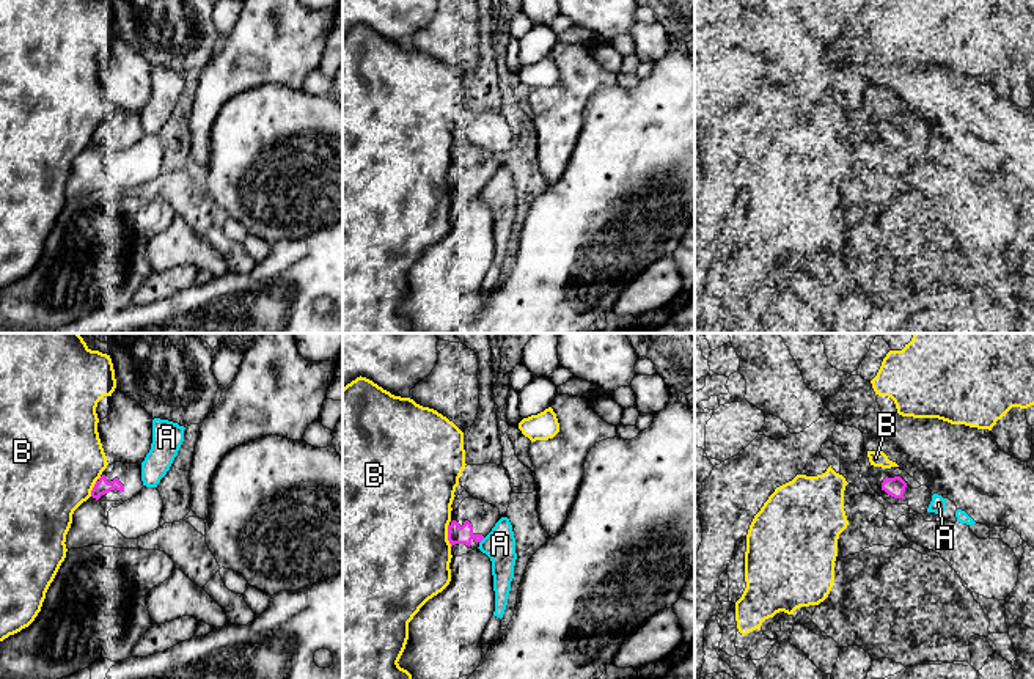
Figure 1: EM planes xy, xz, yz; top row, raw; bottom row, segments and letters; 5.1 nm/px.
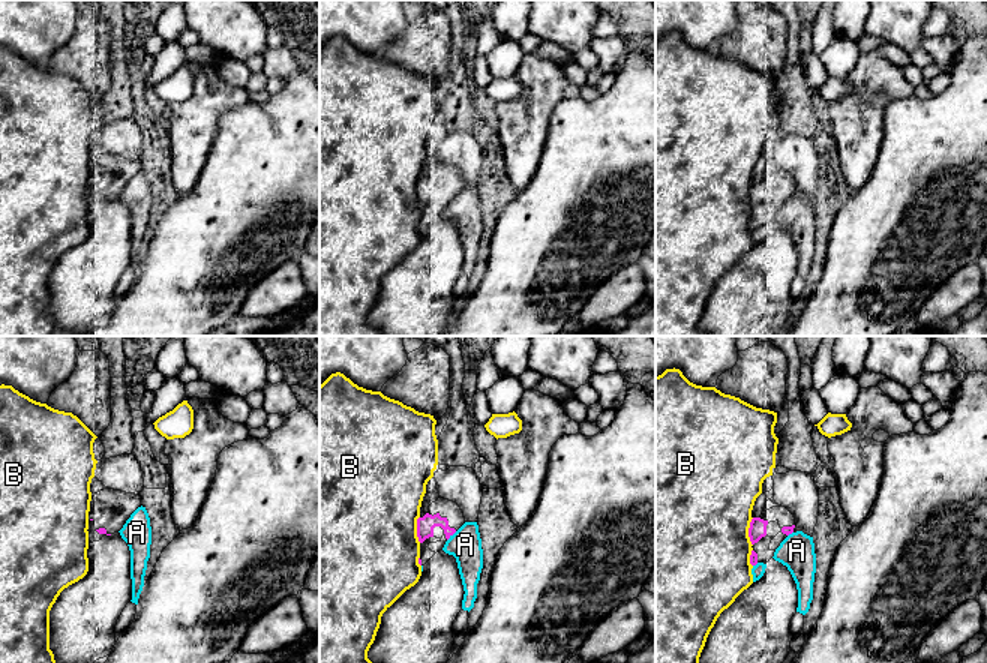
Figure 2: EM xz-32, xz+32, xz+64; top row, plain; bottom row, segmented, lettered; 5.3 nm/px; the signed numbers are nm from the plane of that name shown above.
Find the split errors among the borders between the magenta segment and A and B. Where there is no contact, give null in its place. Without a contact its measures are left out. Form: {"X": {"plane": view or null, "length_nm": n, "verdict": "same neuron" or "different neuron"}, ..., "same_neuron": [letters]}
{"A": {"plane": "xz", "length_nm": 40, "verdict": "different neuron"}, "B": {"plane": "xz", "length_nm": 120, "verdict": "different neuron"}, "same_neuron": []}

